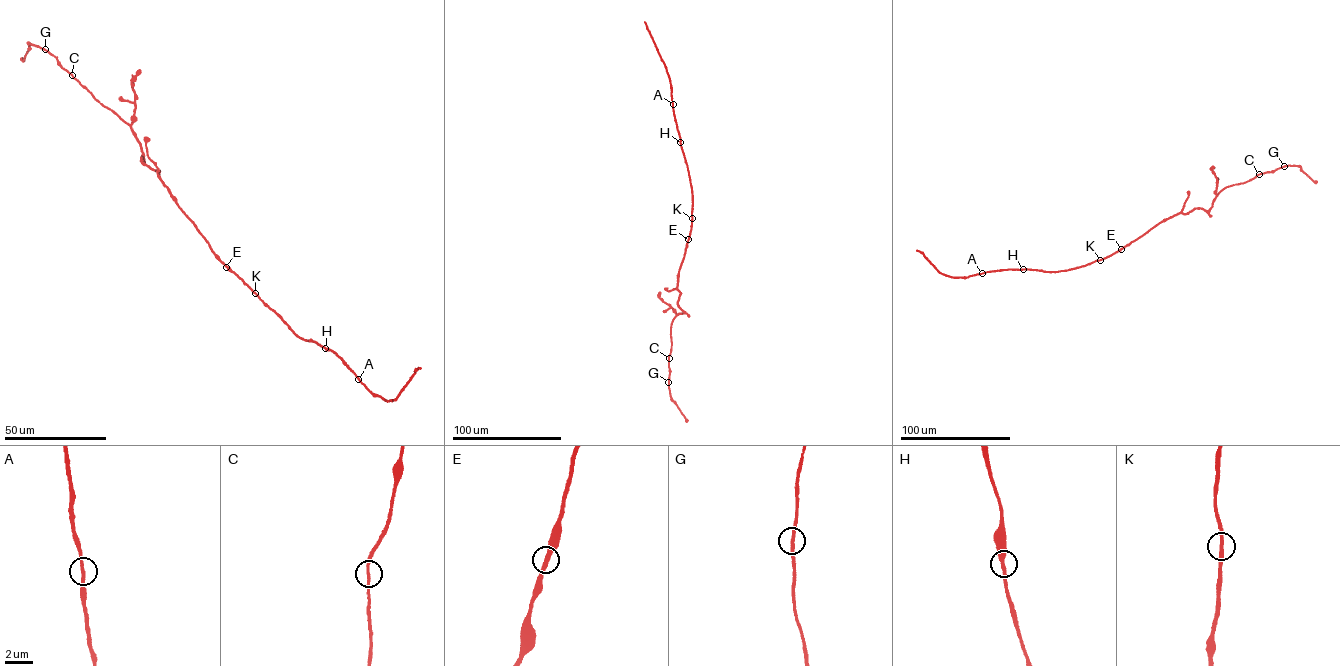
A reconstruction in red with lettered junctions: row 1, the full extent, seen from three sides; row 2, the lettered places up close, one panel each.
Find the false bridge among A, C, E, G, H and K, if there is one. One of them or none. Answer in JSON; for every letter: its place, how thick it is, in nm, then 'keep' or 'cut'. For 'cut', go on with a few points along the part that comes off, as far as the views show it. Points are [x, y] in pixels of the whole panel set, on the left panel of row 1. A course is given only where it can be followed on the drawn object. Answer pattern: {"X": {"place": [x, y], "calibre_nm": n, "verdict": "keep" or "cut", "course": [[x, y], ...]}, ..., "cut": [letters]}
{"A": {"place": [358, 379], "calibre_nm": 240, "verdict": "keep"}, "C": {"place": [72, 75], "calibre_nm": 190, "verdict": "keep"}, "E": {"place": [226, 267], "calibre_nm": 300, "verdict": "keep"}, "G": {"place": [45, 49], "calibre_nm": 220, "verdict": "keep"}, "H": {"place": [325, 348], "calibre_nm": 320, "verdict": "keep"}, "K": {"place": [255, 293], "calibre_nm": 260, "verdict": "keep"}, "cut": []}

